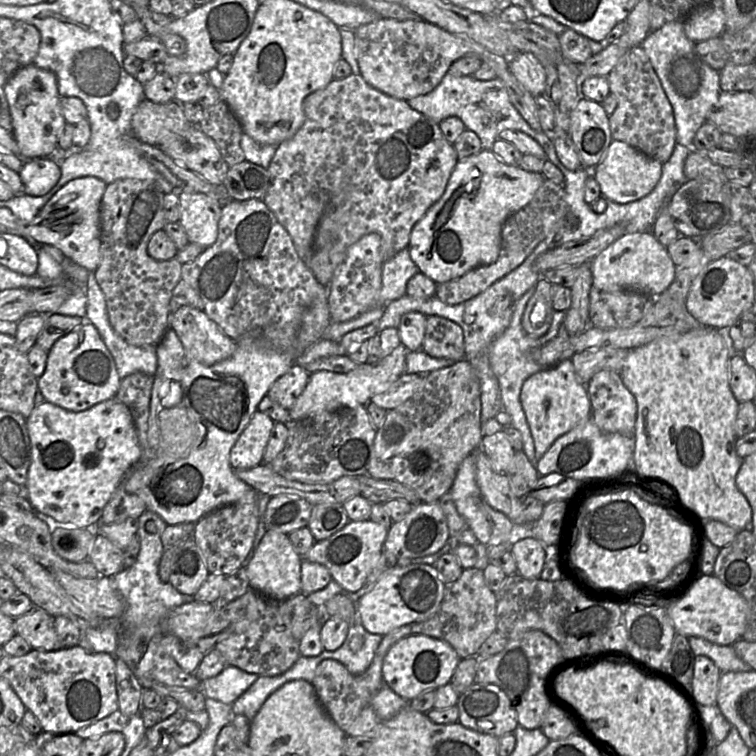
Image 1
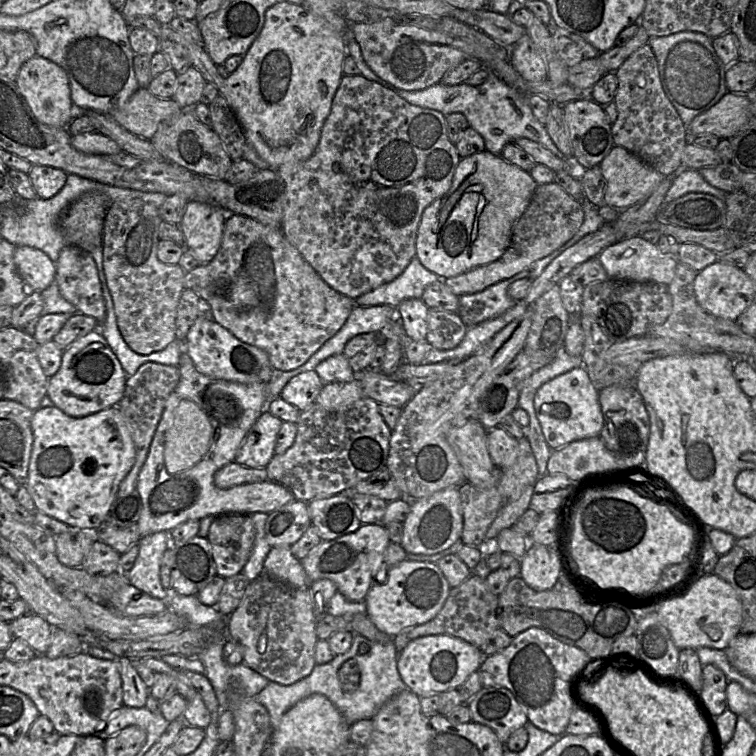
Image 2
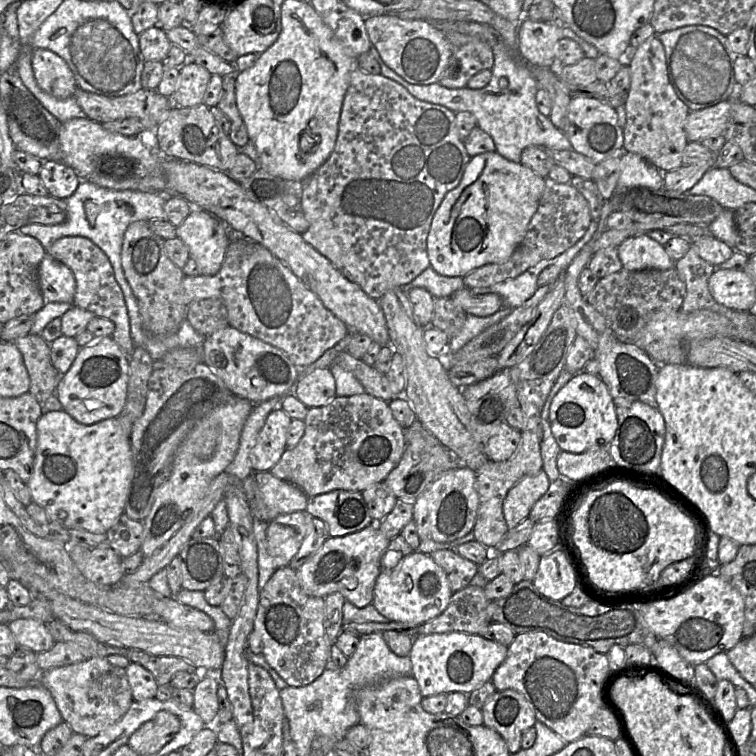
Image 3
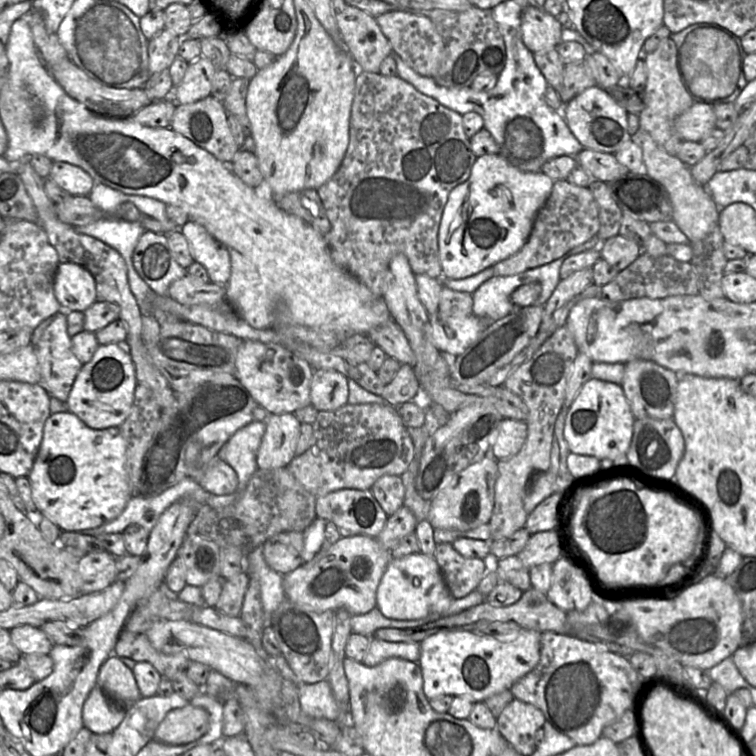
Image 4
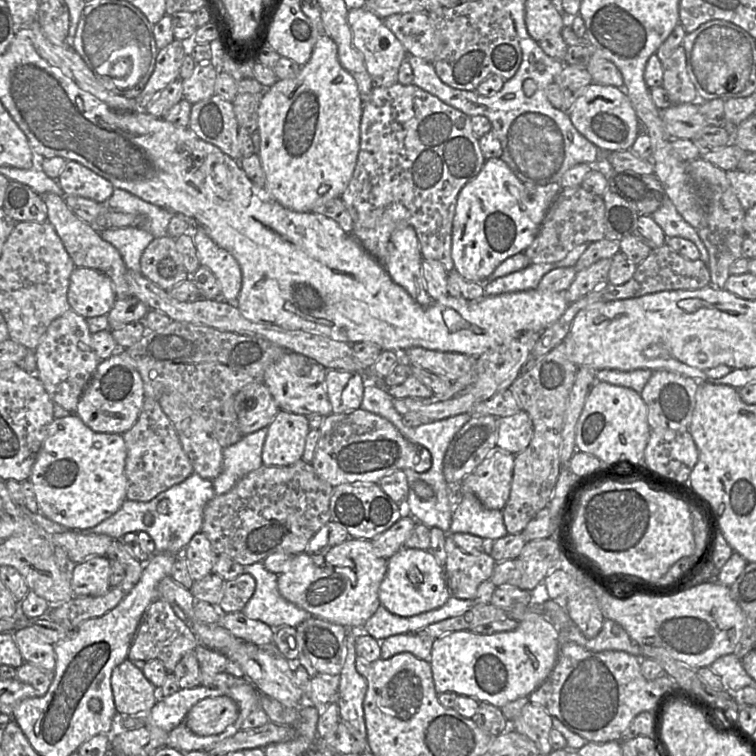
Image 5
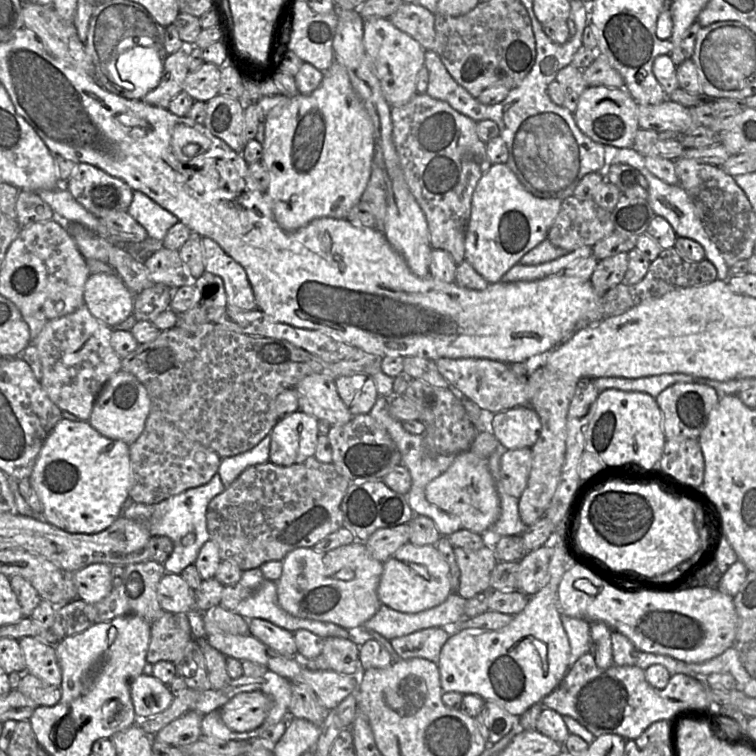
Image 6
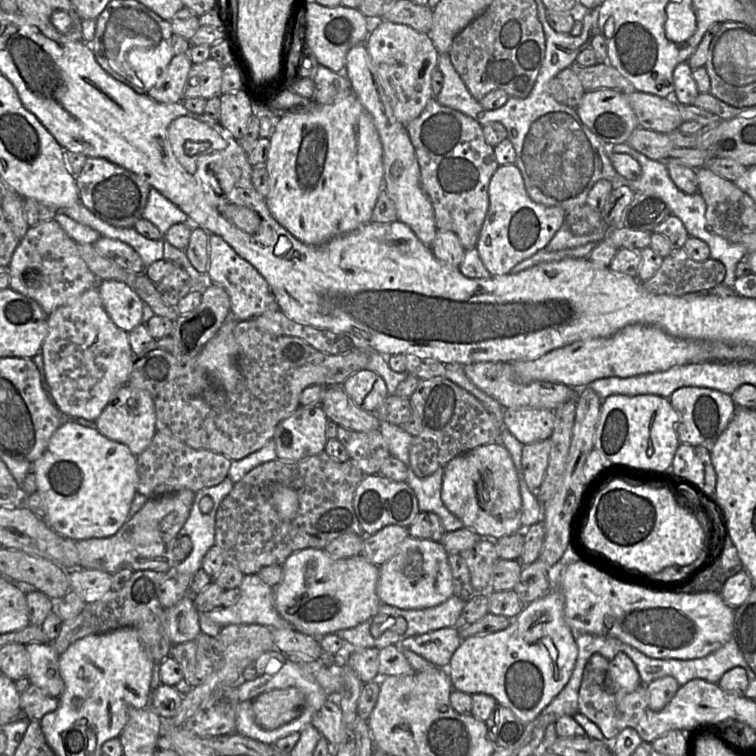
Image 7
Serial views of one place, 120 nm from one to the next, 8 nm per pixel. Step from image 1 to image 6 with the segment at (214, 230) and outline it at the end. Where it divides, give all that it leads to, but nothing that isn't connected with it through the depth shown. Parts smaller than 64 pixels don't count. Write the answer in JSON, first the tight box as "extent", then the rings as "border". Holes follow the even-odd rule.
{"extent":[201,237,257,311],"border":[[[202,237],[201,245],[205,271],[223,280],[227,305],[242,311],[257,309],[245,269],[211,238]]]}

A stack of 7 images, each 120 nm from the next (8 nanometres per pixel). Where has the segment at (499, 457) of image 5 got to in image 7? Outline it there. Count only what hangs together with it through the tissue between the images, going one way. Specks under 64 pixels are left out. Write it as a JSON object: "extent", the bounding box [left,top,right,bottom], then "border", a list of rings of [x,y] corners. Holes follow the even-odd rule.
{"extent":[521,438,550,491],"border":[[[550,438],[524,445],[521,454],[523,480],[530,491],[537,491],[540,487],[548,466],[550,451]]]}

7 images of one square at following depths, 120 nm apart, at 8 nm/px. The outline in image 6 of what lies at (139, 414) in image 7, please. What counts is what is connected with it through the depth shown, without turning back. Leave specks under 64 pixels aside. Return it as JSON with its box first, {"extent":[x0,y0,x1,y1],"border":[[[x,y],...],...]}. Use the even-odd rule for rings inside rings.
{"extent":[88,369,151,446],"border":[[[121,369],[103,386],[88,423],[101,435],[130,446],[142,434],[150,412],[151,401],[145,386],[133,374]]]}

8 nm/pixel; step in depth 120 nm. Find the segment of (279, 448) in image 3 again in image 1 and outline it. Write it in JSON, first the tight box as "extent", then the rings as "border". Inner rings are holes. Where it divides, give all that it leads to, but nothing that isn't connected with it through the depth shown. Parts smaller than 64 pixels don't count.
{"extent":[230,411,275,470],"border":[[[256,411],[230,451],[234,470],[250,469],[263,463],[263,455],[275,422]]]}

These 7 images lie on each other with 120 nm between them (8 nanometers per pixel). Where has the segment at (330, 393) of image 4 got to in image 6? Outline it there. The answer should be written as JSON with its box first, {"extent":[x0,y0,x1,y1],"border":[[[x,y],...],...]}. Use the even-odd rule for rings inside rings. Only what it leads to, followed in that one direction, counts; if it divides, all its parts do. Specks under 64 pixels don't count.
{"extent":[334,375,379,416],"border":[[[370,375],[341,376],[334,382],[340,398],[354,416],[368,414],[379,396],[375,382]]]}

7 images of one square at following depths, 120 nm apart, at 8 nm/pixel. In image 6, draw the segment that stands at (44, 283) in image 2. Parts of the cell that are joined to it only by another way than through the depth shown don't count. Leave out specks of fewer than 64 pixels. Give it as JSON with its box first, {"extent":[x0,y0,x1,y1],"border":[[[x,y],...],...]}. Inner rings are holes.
{"extent":[83,273,134,327],"border":[[[91,273],[83,298],[95,318],[115,327],[132,315],[134,295],[118,275]]]}

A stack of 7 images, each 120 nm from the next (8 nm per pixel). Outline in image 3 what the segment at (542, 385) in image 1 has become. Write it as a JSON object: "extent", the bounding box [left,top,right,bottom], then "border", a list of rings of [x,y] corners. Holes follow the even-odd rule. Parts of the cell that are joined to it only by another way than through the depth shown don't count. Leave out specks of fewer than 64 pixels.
{"extent":[549,370,618,454],"border":[[[583,370],[573,375],[553,397],[549,419],[561,450],[575,454],[592,448],[608,448],[618,427],[616,404],[607,385],[598,375]]]}

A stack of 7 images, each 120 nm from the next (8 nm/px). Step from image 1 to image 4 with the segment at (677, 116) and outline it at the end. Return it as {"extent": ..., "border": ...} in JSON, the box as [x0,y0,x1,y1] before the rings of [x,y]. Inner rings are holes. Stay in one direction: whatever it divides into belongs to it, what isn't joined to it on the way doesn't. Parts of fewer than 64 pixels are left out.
{"extent":[669,23,748,103],"border":[[[697,23],[672,33],[669,37],[676,45],[676,66],[679,85],[691,97],[693,103],[733,103],[748,84],[743,72],[747,55],[741,38],[715,23]]]}

